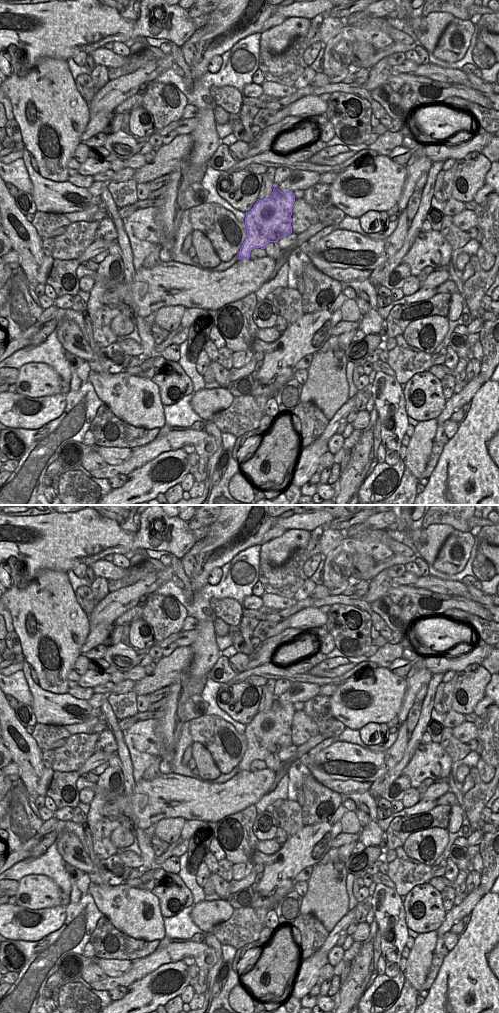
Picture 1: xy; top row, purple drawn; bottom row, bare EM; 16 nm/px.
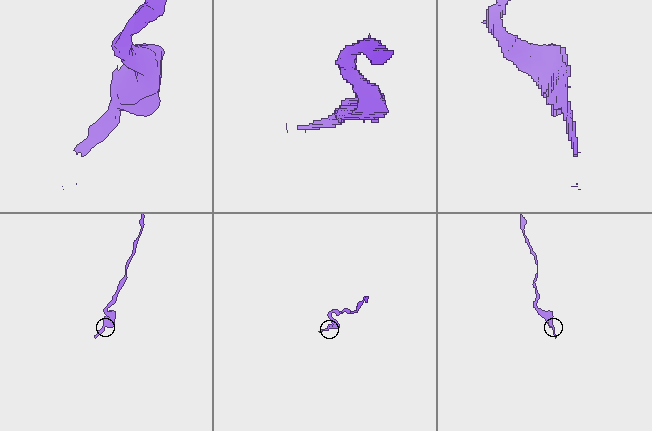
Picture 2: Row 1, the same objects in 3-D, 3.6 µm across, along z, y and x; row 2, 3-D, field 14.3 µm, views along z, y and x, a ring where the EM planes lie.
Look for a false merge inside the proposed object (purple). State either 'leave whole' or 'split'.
leave whole

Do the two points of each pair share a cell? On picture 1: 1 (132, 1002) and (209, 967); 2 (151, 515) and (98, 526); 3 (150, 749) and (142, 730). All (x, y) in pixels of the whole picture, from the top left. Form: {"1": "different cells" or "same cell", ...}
{"1": "different cells", "2": "same cell", "3": "same cell"}

